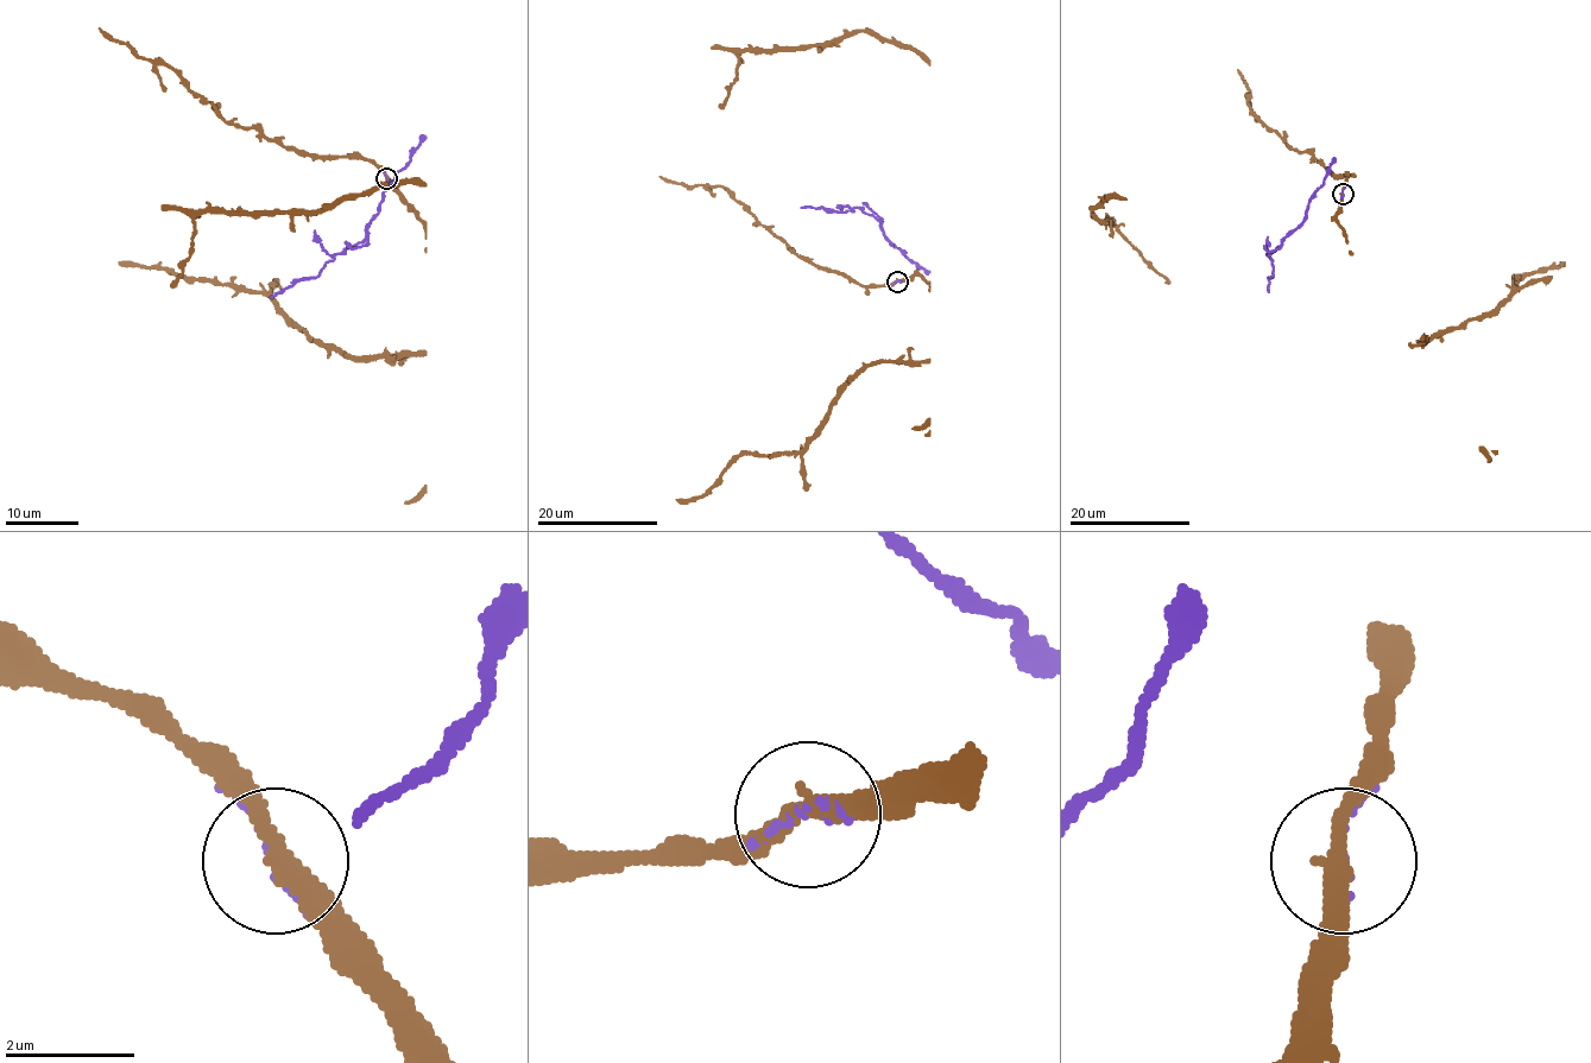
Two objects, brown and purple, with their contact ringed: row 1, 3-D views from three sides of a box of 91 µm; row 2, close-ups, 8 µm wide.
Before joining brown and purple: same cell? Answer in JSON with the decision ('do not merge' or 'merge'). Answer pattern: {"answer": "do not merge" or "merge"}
{"answer": "merge"}

